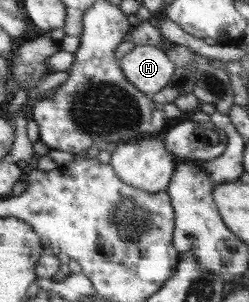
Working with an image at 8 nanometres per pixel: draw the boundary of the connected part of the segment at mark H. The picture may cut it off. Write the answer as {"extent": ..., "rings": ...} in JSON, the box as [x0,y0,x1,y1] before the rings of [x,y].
{"extent":[119,45,175,96],"rings":[[[136,45],[119,62],[128,82],[150,96],[168,85],[175,71],[164,49],[152,45]]]}

